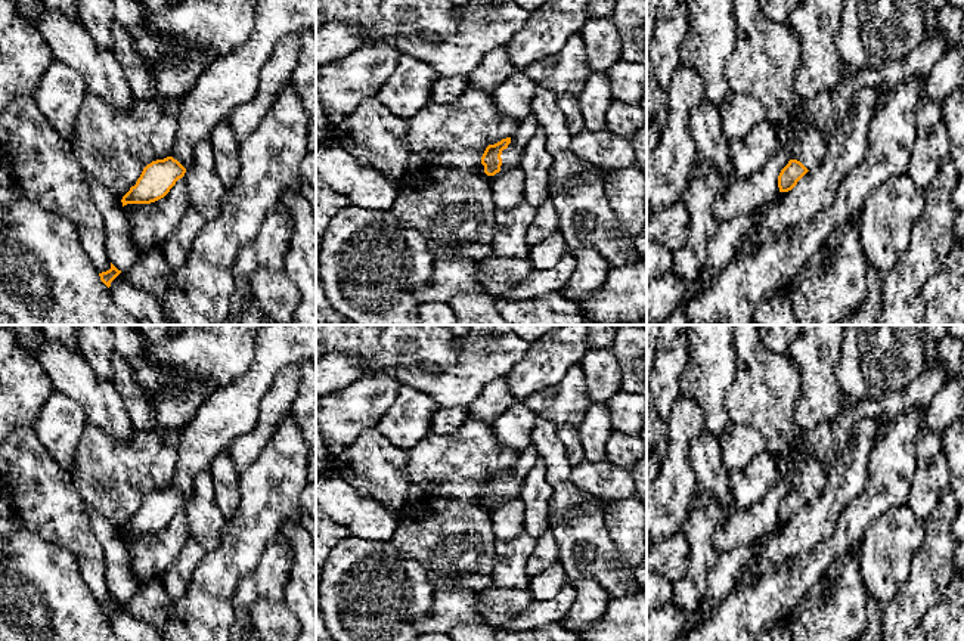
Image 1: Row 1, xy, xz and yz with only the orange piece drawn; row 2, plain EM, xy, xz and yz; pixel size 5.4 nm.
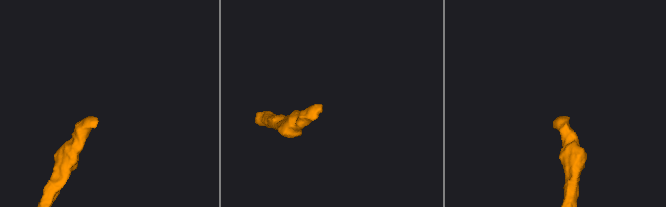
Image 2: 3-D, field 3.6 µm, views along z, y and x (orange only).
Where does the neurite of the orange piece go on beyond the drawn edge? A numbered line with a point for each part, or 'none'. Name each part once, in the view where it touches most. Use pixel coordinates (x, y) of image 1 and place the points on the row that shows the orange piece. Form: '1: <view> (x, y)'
1: xz (511, 155)

